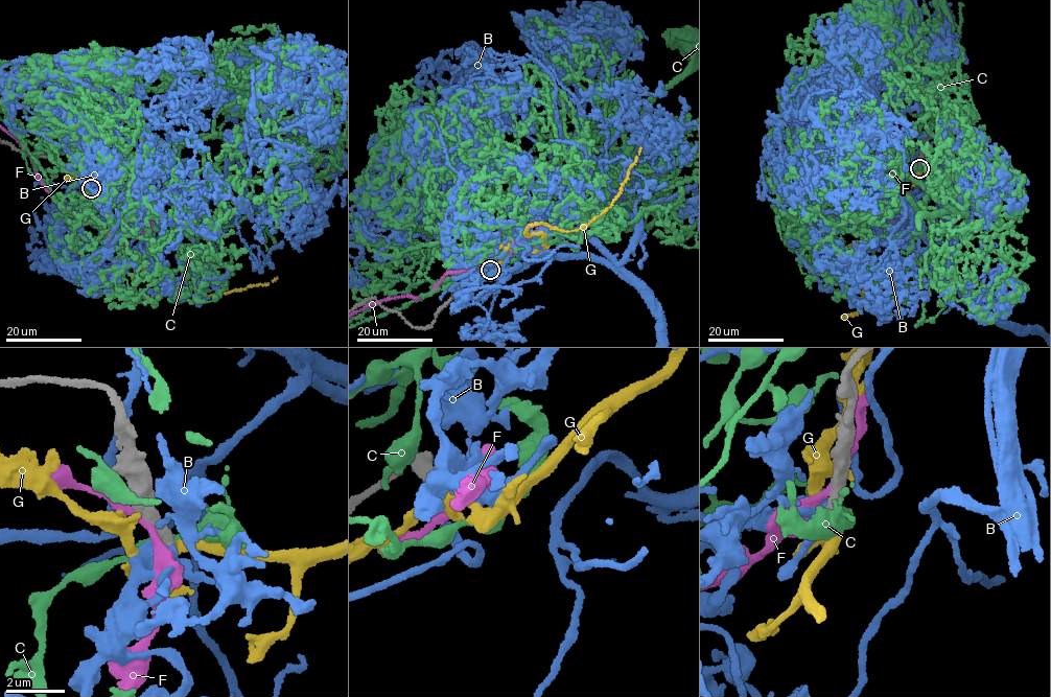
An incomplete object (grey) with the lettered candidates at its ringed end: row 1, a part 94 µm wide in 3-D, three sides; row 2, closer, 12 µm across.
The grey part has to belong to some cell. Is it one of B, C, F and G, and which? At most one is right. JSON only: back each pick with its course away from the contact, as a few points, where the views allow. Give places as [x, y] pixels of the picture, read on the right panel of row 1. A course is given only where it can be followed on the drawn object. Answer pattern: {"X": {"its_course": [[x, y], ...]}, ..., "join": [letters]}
{"join": []}

